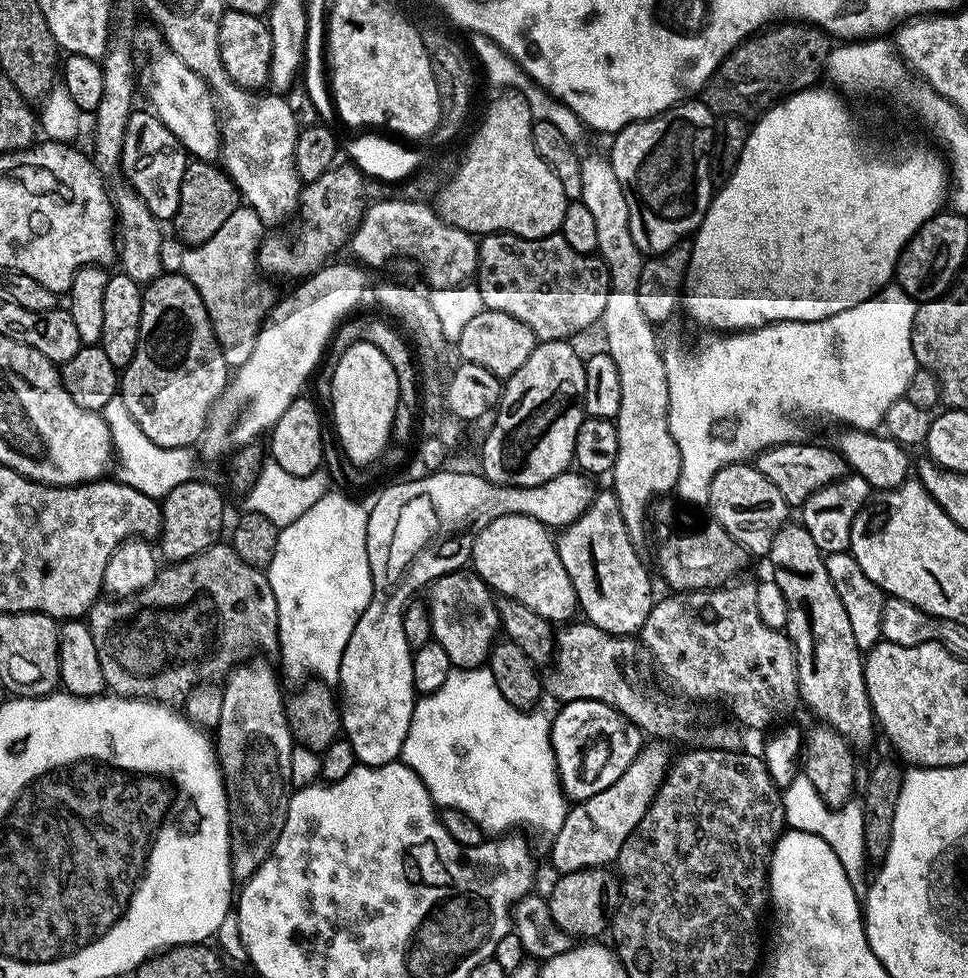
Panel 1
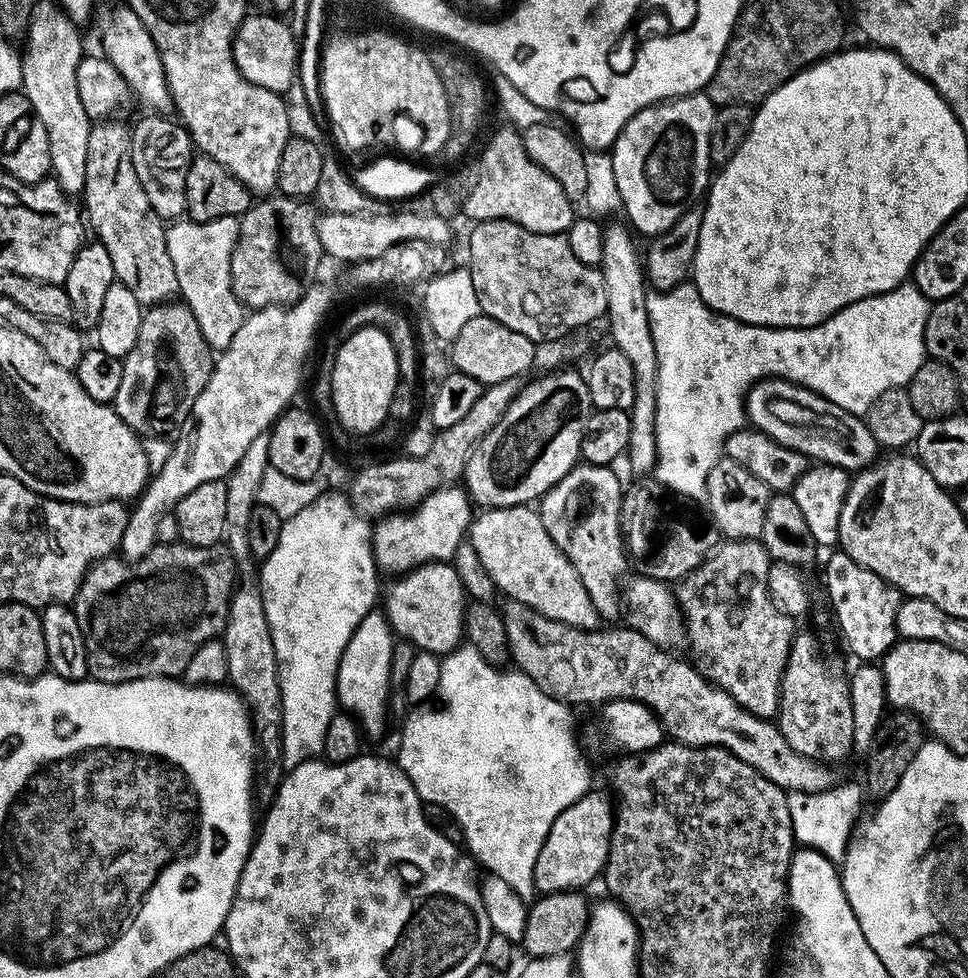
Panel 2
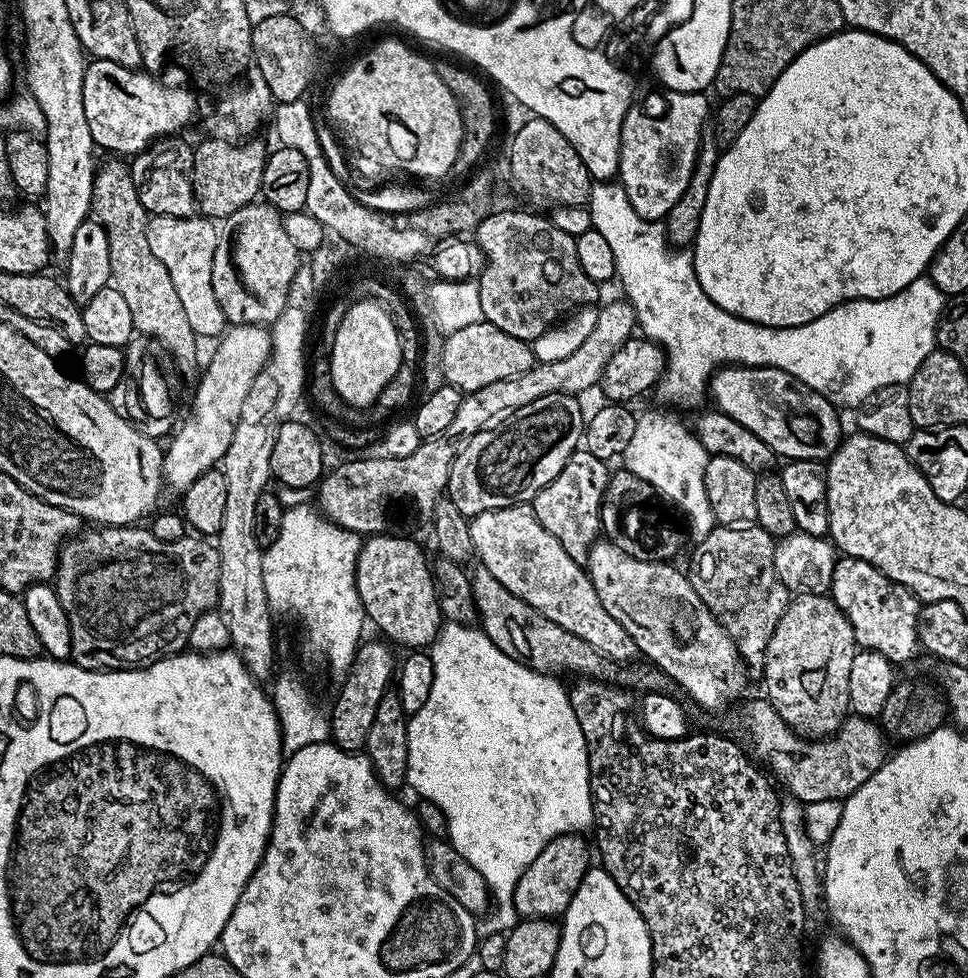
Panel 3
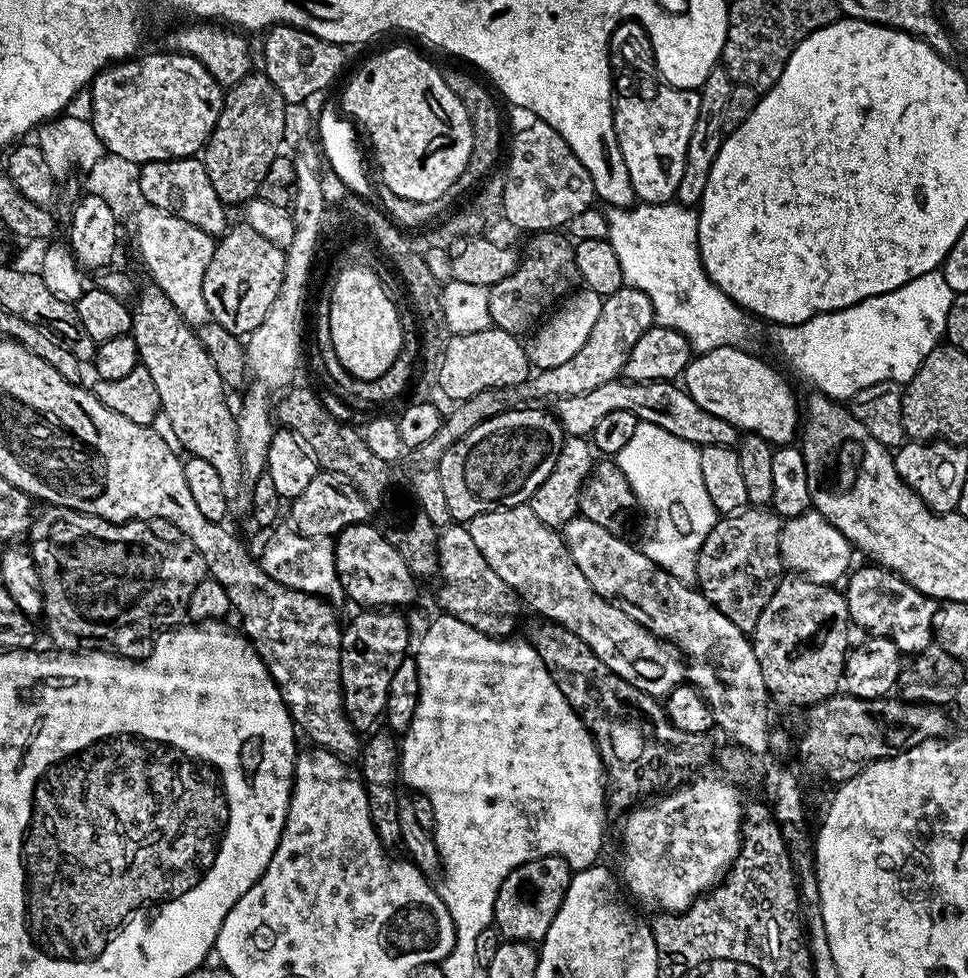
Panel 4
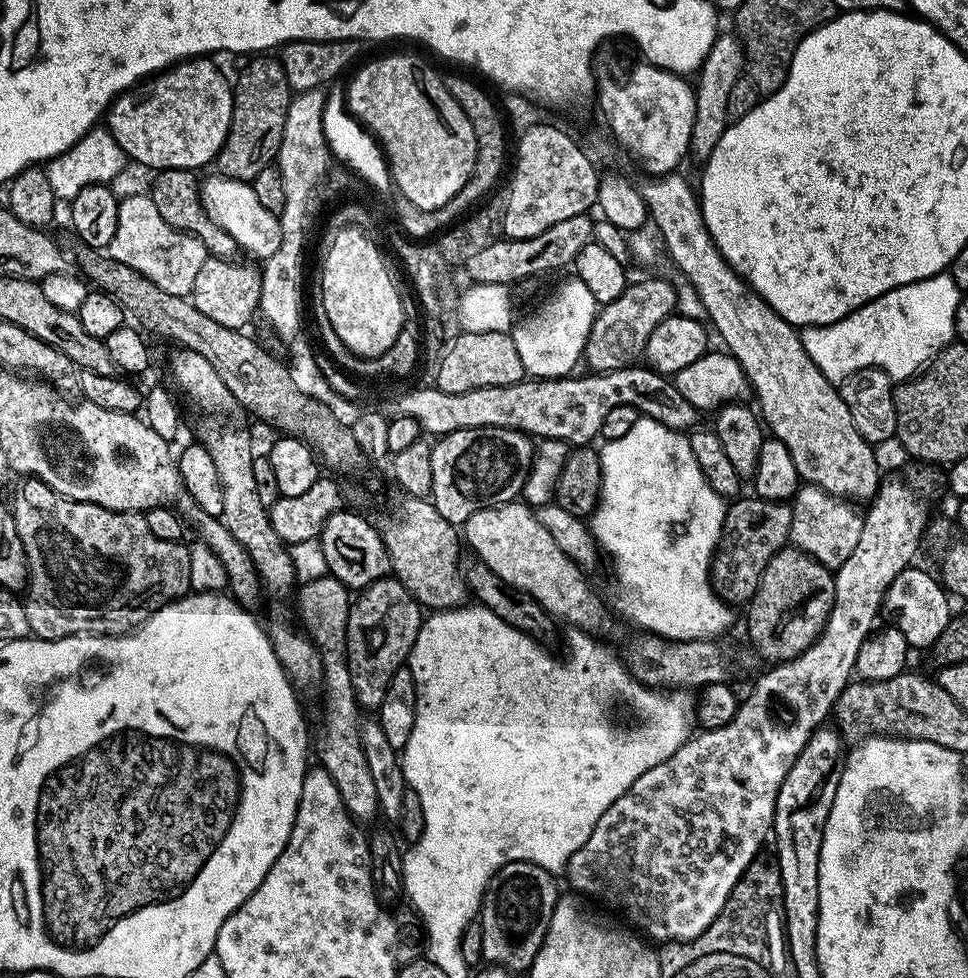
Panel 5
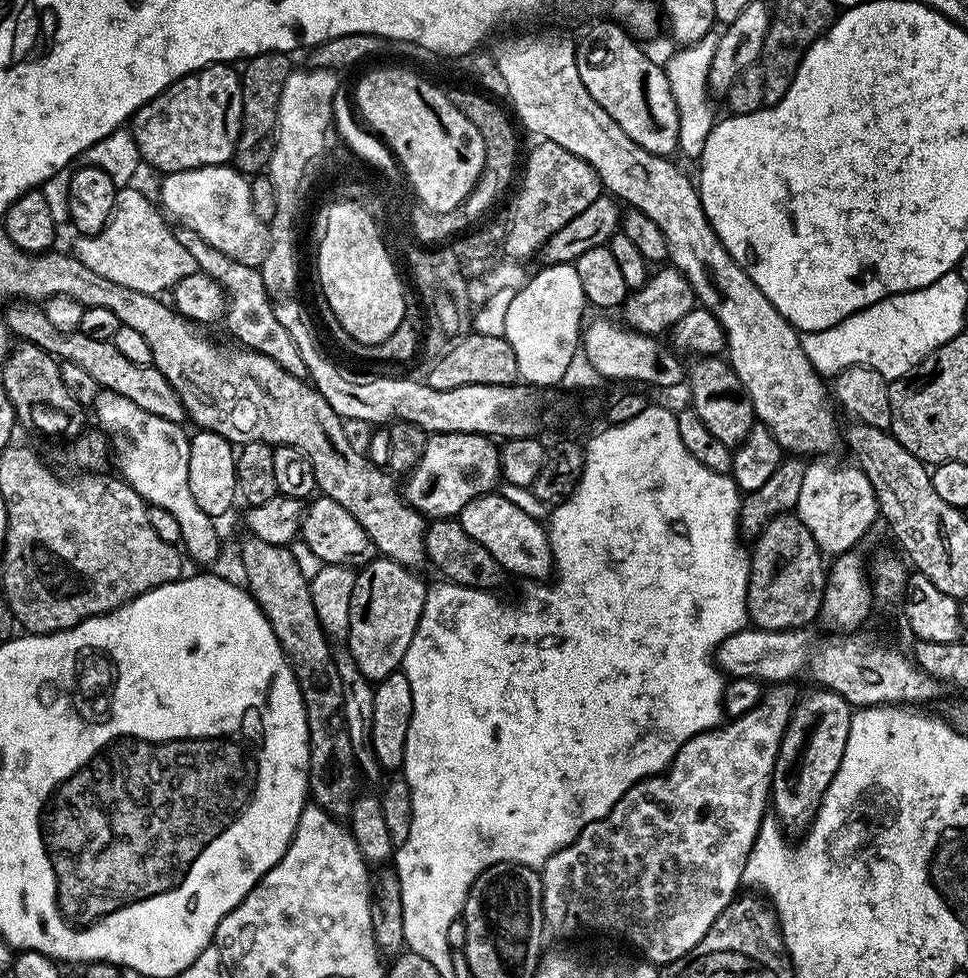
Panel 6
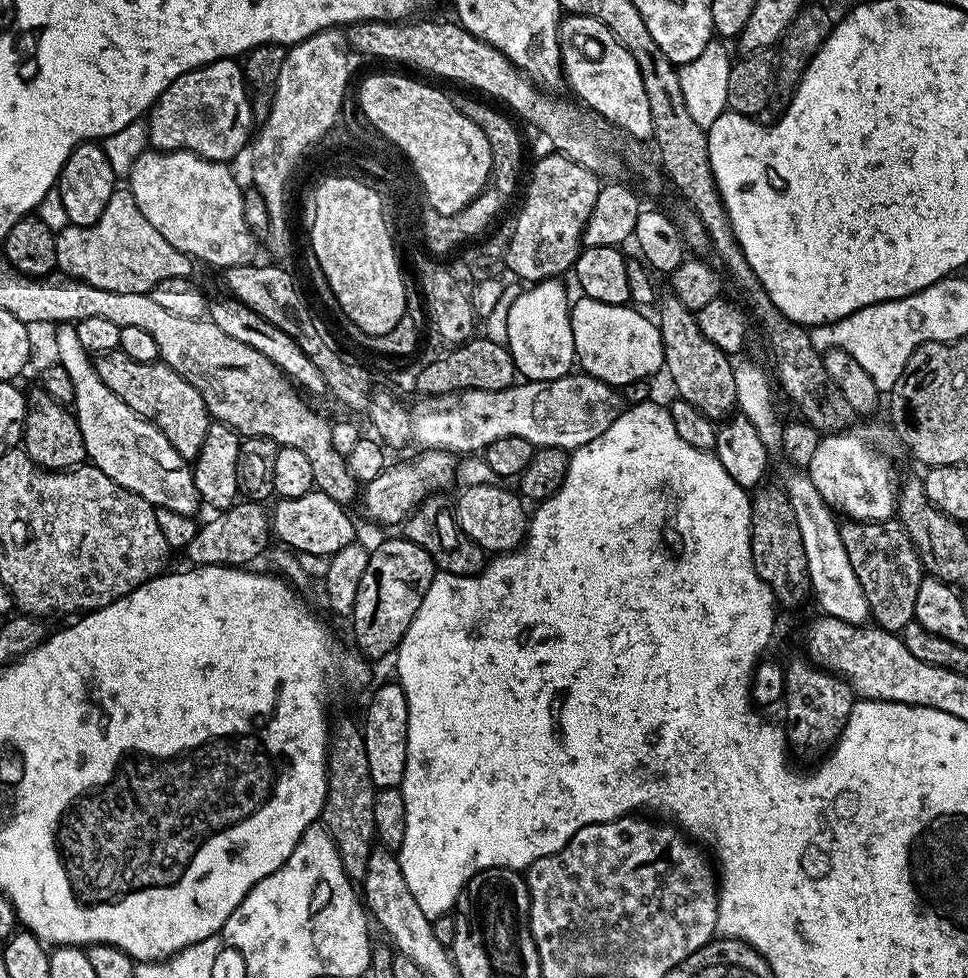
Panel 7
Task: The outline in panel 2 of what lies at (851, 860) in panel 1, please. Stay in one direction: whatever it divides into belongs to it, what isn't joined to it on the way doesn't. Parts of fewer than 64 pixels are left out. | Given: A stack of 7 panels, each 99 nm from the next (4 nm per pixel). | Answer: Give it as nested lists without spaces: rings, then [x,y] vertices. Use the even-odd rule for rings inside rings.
[[[852,782],[833,785],[824,792],[788,792],[787,805],[790,809],[793,839],[803,847],[822,853],[833,862],[843,861],[848,841],[861,817],[863,787]]]

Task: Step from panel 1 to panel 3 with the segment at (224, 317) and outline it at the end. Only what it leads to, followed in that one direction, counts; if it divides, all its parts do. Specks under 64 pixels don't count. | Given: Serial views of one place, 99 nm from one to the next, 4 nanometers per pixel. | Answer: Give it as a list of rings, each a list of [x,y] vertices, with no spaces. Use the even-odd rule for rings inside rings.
[[[199,215],[188,216],[185,220],[176,220],[173,216],[152,216],[148,222],[148,237],[150,250],[154,250],[162,266],[170,270],[174,290],[178,290],[178,299],[182,302],[182,310],[186,310],[186,319],[190,321],[197,337],[219,337],[225,331],[226,321],[218,298],[214,298],[212,281],[212,263],[218,239],[217,225],[211,219]]]

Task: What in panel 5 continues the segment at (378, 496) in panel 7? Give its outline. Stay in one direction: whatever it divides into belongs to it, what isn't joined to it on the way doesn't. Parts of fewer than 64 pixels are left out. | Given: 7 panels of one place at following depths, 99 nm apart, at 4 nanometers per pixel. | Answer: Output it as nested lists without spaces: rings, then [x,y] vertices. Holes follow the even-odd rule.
[[[471,428],[470,430],[454,430],[450,434],[439,437],[432,444],[430,471],[434,474],[434,482],[430,499],[432,505],[446,518],[446,522],[462,526],[480,508],[489,508],[495,504],[511,504],[523,493],[528,471],[534,459],[534,440],[527,432],[519,432],[513,428]]]

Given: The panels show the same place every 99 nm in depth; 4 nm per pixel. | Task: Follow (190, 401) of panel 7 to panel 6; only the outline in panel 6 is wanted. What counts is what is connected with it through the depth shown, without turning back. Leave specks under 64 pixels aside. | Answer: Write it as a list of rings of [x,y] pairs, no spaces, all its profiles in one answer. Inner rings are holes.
[[[17,300],[9,303],[3,309],[2,319],[6,322],[9,333],[13,337],[29,344],[37,344],[42,350],[46,350],[50,355],[56,357],[61,362],[74,362],[74,366],[79,366],[94,378],[94,382],[99,384],[105,392],[113,392],[128,398],[134,402],[135,406],[140,406],[142,410],[159,418],[169,419],[170,422],[183,425],[186,420],[186,413],[178,394],[166,378],[157,368],[151,364],[138,366],[138,362],[130,362],[120,351],[118,346],[114,346],[111,340],[99,340],[98,338],[86,338],[86,334],[81,332],[63,332],[56,330],[45,314],[43,307],[39,303],[27,300]]]

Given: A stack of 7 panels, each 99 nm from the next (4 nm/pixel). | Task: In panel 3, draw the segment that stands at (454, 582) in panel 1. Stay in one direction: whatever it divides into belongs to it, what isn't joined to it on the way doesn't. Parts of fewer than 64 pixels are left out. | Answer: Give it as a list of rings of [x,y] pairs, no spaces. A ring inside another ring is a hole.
[[[372,534],[360,545],[360,557],[356,563],[356,589],[364,607],[365,617],[373,620],[393,645],[401,644],[404,650],[424,650],[436,639],[442,627],[440,603],[436,597],[436,581],[430,560],[412,540],[393,534]]]

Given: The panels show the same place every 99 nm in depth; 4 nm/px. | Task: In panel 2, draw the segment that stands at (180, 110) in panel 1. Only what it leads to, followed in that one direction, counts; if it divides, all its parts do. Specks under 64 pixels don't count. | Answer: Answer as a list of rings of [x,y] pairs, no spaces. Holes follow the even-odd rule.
[[[121,4],[116,9],[101,10],[97,11],[96,23],[98,22],[103,55],[122,74],[129,91],[135,97],[137,95],[144,105],[150,107],[147,109],[160,114],[167,113],[173,107],[172,95],[168,83],[165,82],[165,68],[162,66],[161,56],[150,32],[142,25],[142,20],[134,14],[132,8],[126,4]]]

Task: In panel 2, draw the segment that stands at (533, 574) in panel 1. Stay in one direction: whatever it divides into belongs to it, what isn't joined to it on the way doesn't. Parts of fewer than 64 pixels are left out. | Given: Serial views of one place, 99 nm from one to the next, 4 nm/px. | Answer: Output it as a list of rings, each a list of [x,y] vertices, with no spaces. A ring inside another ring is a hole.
[[[535,507],[489,508],[479,514],[471,521],[470,542],[478,550],[486,573],[508,600],[522,602],[546,618],[575,628],[595,629],[599,625],[596,623],[601,623],[602,617],[594,610],[594,602],[590,602],[578,570],[554,546],[554,538],[546,534],[546,526],[542,526]]]

